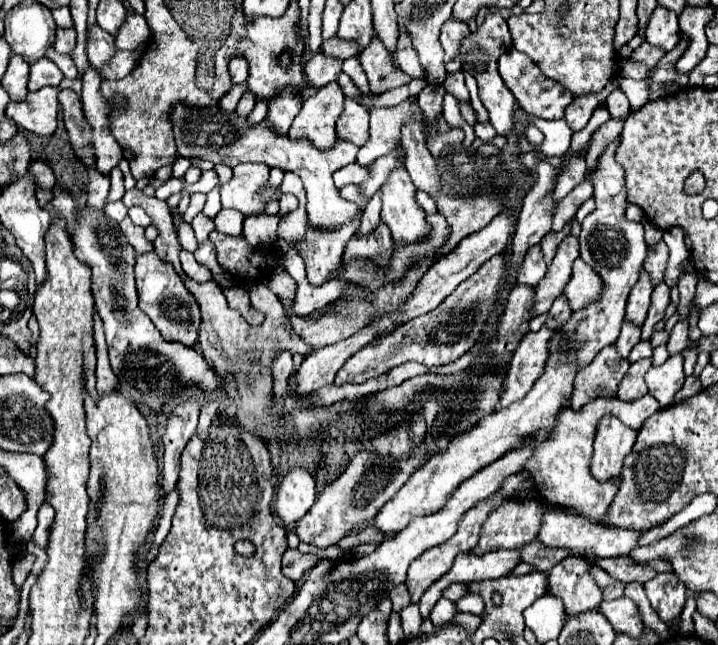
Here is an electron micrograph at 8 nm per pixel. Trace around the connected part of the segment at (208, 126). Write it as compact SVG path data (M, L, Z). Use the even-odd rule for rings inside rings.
M180 103L178 107L176 105L172 107L170 121L174 125L174 139L176 139L180 157L208 159L212 163L224 163L228 167L234 167L244 161L256 161L256 163L266 163L270 167L282 167L286 171L296 173L304 181L306 199L308 199L306 209L308 209L310 223L314 223L316 227L336 229L338 225L356 217L356 211L358 211L356 203L340 199L332 183L334 171L356 161L358 147L354 143L336 139L330 151L320 151L308 139L290 139L288 135L280 135L274 131L274 127L268 121L250 125L246 117L226 115L220 111L218 105L188 107Z

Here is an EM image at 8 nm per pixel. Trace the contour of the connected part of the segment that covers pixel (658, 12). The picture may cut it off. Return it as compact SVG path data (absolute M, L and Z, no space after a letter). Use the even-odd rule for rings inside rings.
M658 5L646 25L646 41L650 45L658 45L658 47L664 47L666 51L670 51L680 41L680 37L682 37L682 33L678 27L678 15L670 13L670 9Z

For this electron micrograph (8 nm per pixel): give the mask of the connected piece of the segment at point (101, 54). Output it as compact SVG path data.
M98 25L88 27L88 45L86 45L86 53L88 53L88 59L90 59L92 67L104 65L104 63L116 53L114 35L106 33L106 31L100 29Z

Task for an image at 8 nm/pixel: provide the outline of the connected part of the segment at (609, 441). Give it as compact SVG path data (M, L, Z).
M602 417L596 431L594 455L590 463L590 473L594 479L604 483L618 477L624 465L624 457L632 451L634 441L636 431L626 427L618 417Z

